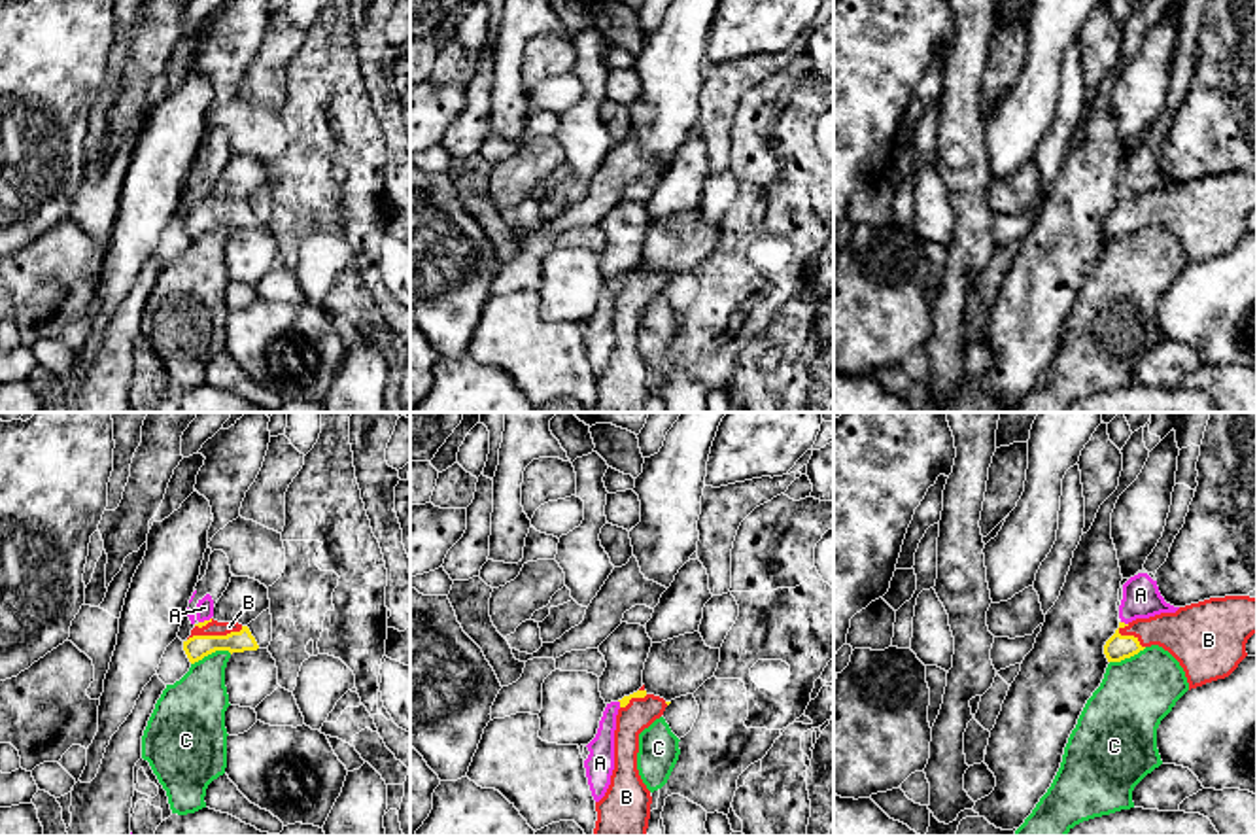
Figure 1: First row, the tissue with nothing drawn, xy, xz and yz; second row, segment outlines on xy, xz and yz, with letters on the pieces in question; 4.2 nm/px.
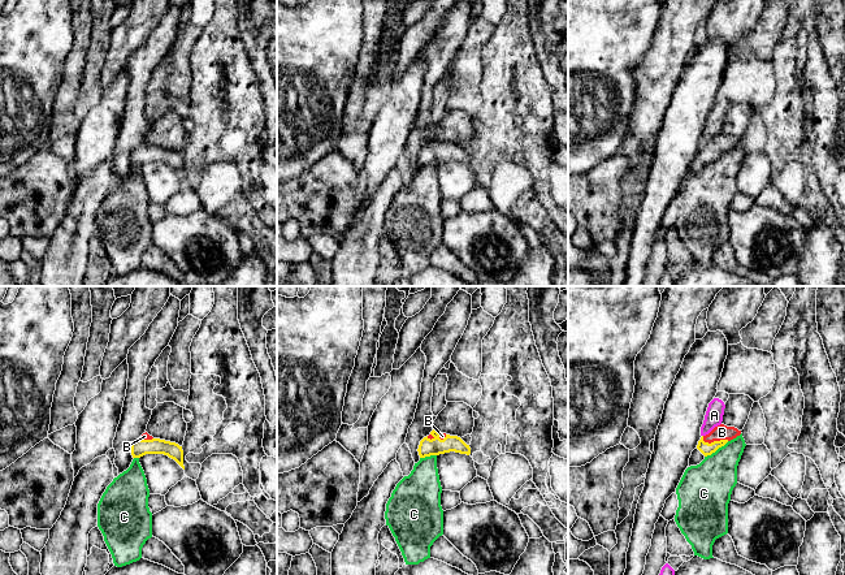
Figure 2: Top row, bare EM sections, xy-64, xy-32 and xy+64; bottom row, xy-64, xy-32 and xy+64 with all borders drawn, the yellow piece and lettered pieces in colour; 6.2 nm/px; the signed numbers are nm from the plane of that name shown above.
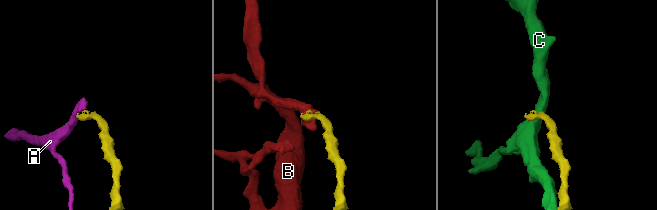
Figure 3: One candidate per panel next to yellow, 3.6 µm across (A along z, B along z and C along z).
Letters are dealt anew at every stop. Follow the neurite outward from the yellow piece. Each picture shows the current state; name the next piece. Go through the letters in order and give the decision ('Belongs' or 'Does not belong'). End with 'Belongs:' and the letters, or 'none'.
A: Does not belong
B: Belongs
C: Does not belong
Belongs: B

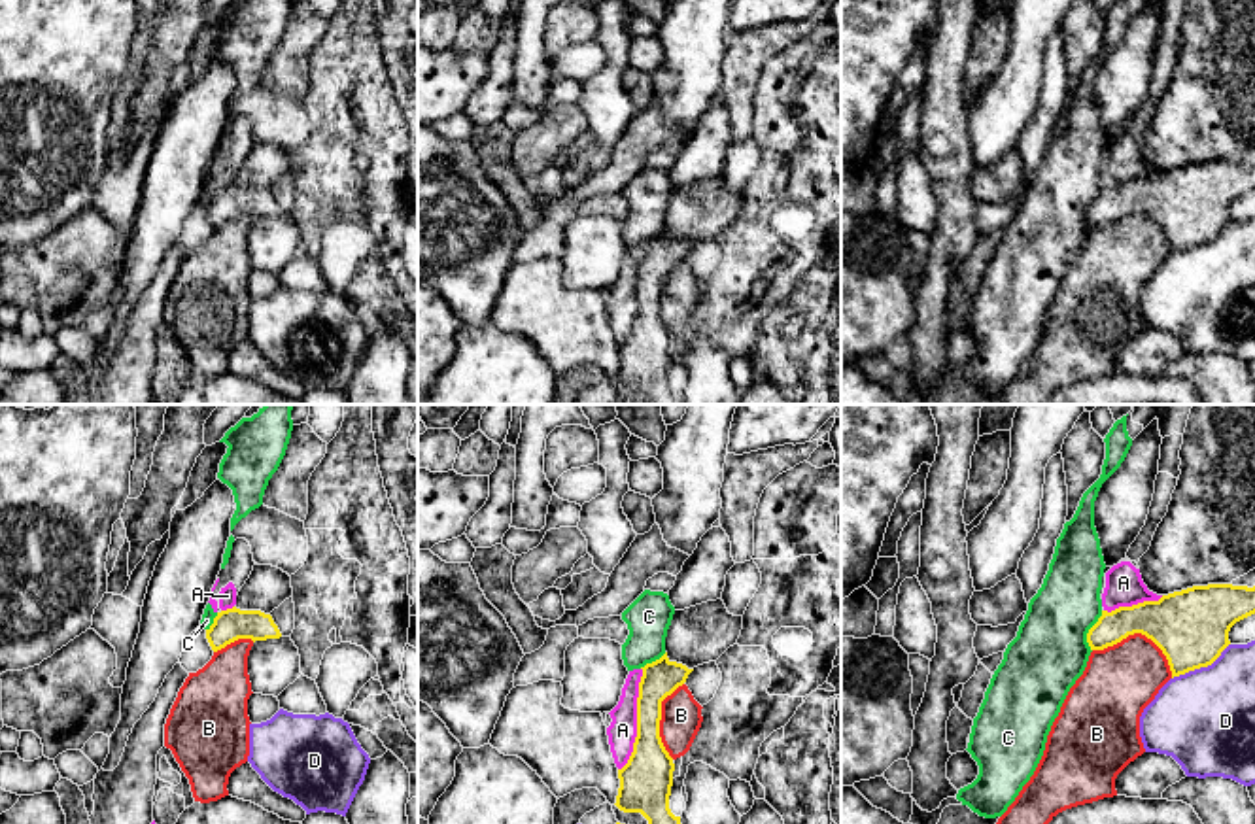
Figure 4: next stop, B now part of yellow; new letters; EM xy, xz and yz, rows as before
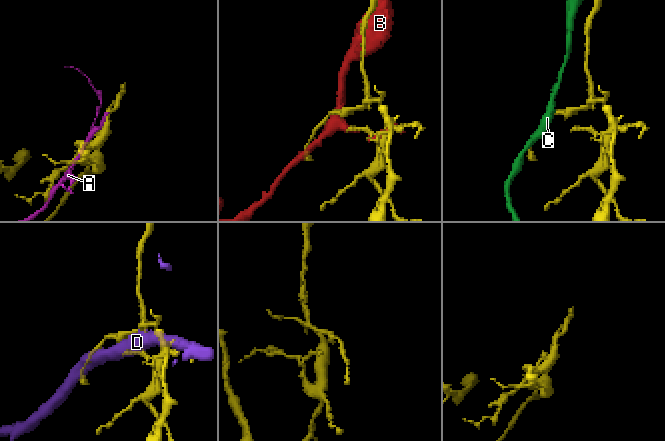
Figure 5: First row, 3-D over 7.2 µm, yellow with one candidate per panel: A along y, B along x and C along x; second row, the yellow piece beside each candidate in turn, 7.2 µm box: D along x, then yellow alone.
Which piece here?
A: Does not belong
B: Does not belong
C: Does not belong
D: Does not belong
Belongs: none

